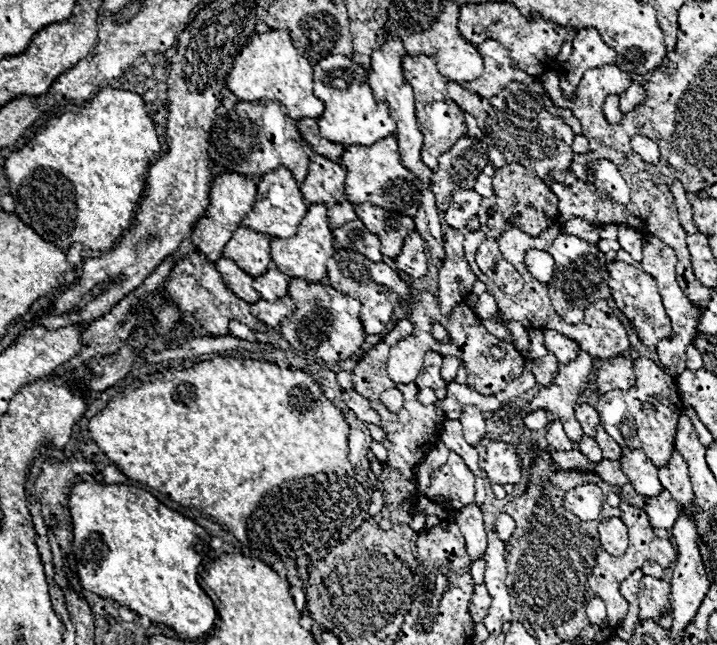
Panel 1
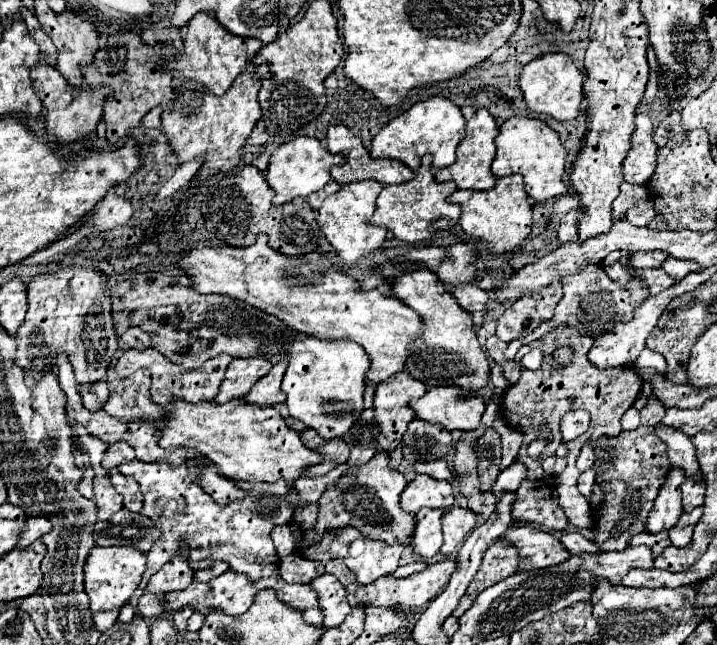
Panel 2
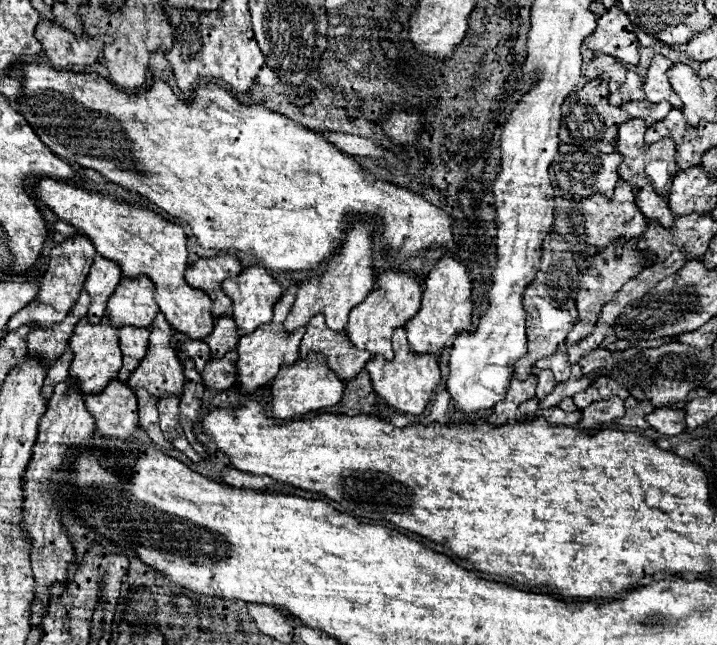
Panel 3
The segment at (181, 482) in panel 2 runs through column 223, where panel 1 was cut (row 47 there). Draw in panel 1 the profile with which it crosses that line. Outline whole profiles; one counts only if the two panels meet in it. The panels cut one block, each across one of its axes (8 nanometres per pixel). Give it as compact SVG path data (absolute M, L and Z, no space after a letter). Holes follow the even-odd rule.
M486 2L486 4L478 4L478 6L476 4L474 6L460 6L458 30L460 30L460 36L466 38L474 46L484 42L484 40L490 40L490 38L498 40L500 44L504 44L504 48L508 50L514 64L520 70L524 70L526 74L530 74L530 76L544 74L546 72L546 62L556 58L562 44L576 36L576 30L558 26L558 24L542 20L542 18L530 22L530 20L522 18L522 14L518 12L516 6L504 4L504 2Z

